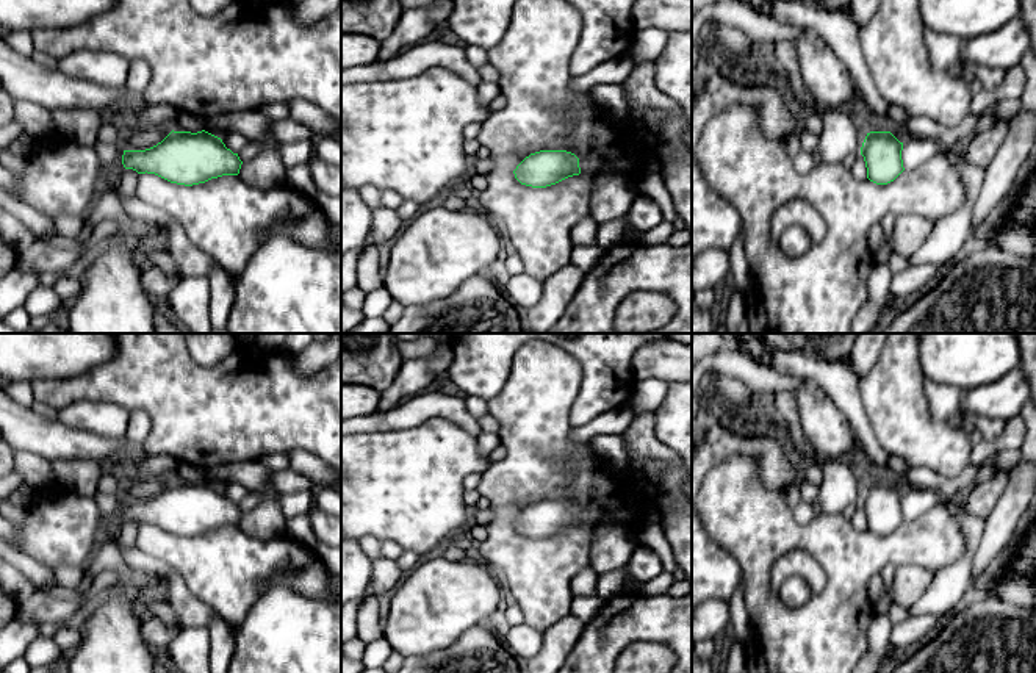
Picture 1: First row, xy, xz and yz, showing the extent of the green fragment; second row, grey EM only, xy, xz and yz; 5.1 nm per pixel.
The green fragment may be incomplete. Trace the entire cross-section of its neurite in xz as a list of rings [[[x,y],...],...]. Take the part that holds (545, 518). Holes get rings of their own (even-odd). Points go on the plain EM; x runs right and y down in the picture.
[[[540,501],[526,507],[513,521],[526,537],[546,538],[568,527],[579,526],[579,509],[567,501]]]

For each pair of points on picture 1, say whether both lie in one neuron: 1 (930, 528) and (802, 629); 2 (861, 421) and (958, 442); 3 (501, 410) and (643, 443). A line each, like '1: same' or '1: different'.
1: same
2: different
3: different

